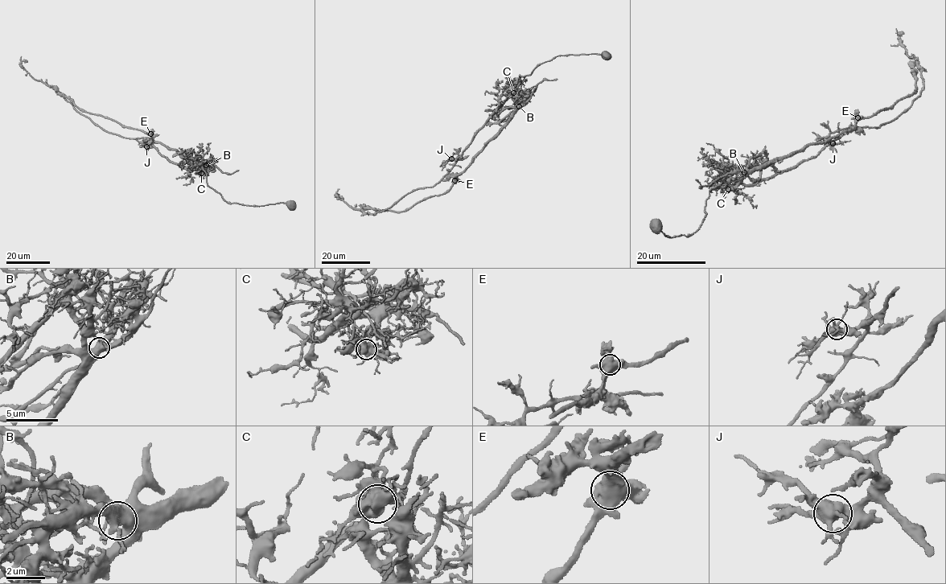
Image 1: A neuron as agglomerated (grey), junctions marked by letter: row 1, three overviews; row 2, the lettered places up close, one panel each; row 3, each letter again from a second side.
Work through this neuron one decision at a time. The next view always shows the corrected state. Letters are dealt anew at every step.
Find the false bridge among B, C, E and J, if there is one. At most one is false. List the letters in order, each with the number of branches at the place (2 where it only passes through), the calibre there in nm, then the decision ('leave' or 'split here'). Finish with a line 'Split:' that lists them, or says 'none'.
B: branches 6; calibre 550 nm; leave
C: branches 6; calibre 700 nm; split here
E: branches 5; calibre 650 nm; leave
J: branches 5; calibre 550 nm; leave
Split: C

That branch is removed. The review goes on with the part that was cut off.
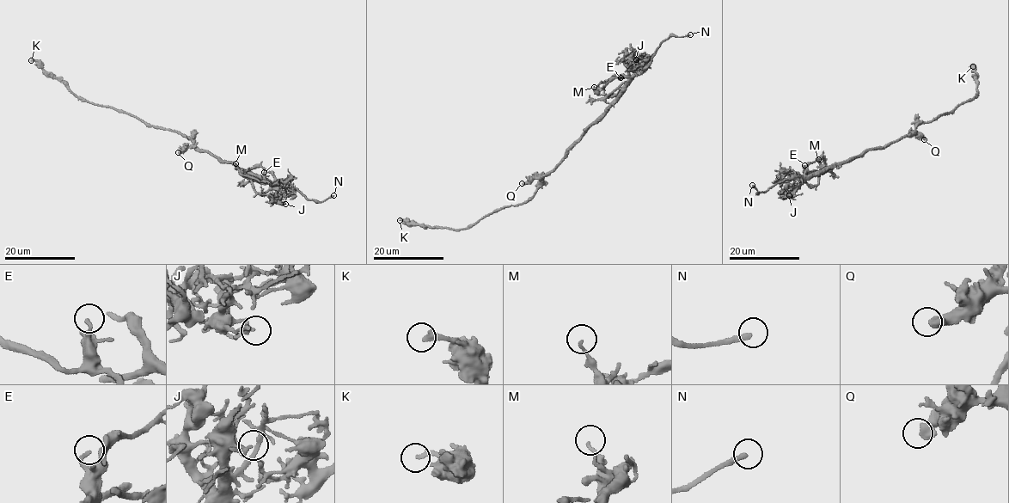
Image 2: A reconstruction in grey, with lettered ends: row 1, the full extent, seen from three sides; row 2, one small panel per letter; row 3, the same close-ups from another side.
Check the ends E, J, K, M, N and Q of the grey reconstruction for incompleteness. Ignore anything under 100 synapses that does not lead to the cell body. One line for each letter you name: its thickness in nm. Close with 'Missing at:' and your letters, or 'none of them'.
N: calibre 260 nm
Missing at: N

